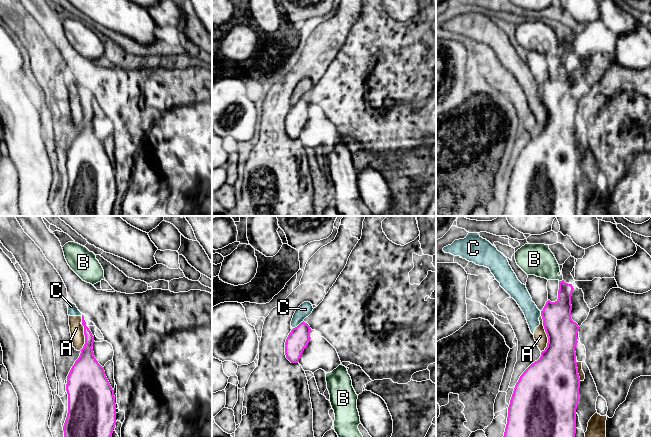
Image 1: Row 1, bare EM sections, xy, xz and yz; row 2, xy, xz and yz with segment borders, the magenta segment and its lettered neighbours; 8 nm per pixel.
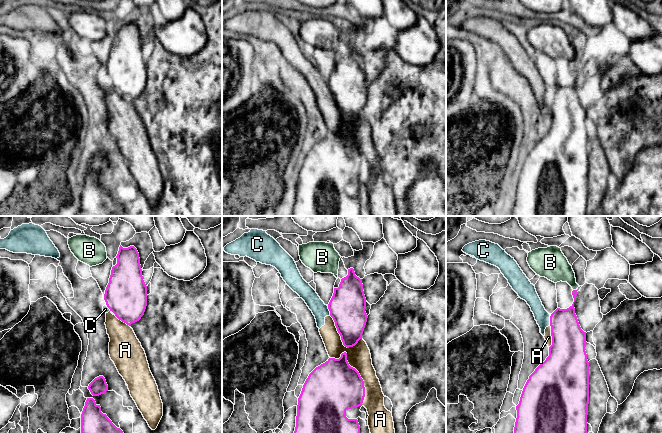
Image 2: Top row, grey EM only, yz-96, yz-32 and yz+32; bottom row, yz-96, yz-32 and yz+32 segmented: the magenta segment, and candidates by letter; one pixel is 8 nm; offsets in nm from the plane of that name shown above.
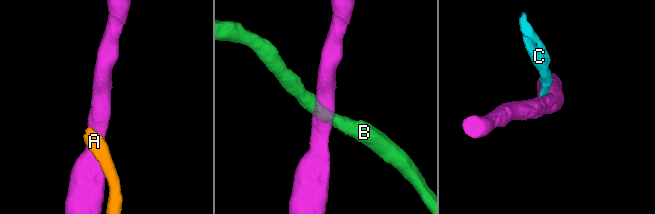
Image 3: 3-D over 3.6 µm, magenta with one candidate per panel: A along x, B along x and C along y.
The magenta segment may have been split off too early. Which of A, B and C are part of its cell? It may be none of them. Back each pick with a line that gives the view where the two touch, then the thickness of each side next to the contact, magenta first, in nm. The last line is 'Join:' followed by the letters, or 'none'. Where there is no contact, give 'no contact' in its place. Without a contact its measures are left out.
Join: none

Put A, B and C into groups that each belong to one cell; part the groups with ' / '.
A C / B

